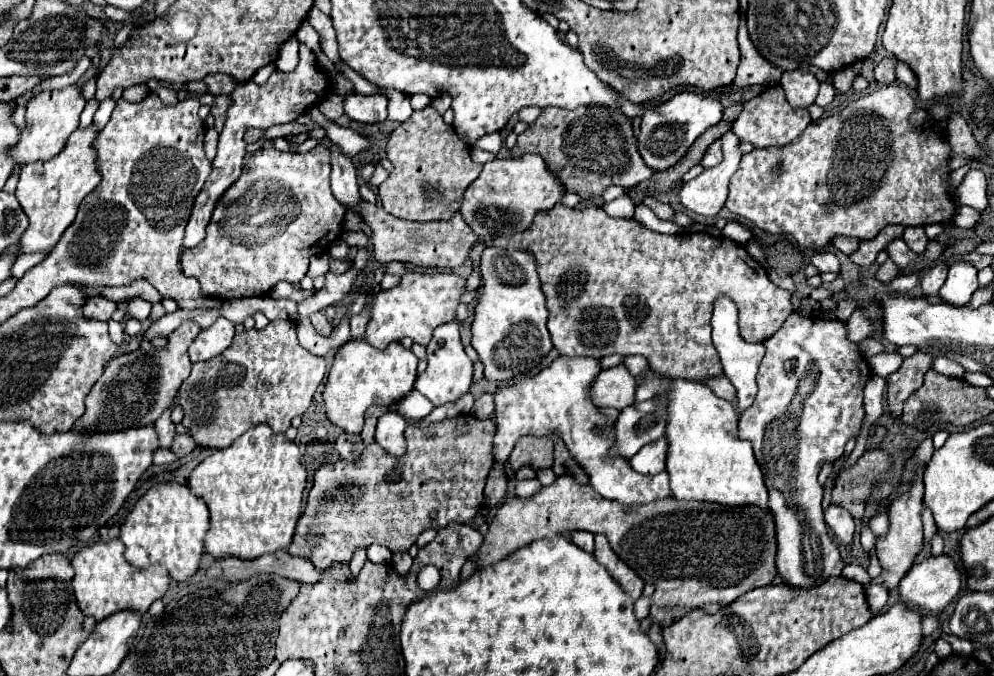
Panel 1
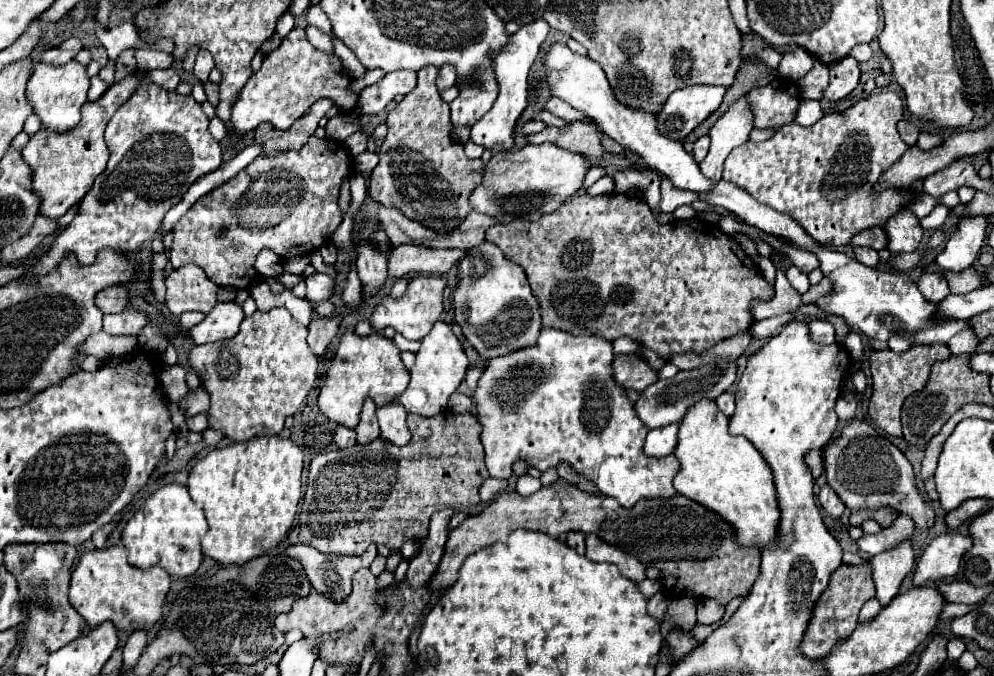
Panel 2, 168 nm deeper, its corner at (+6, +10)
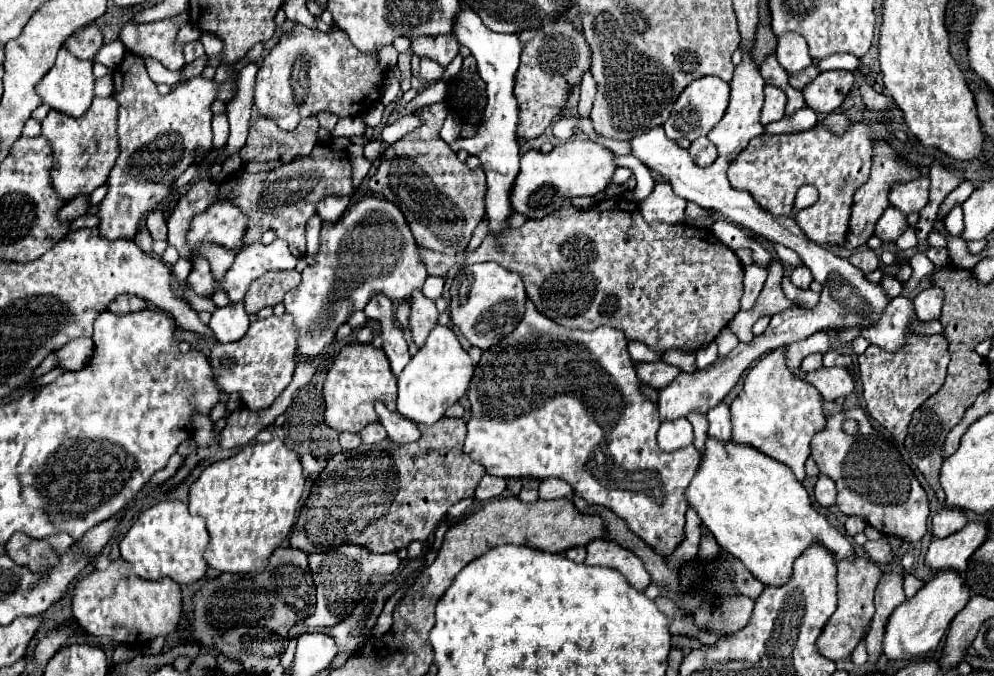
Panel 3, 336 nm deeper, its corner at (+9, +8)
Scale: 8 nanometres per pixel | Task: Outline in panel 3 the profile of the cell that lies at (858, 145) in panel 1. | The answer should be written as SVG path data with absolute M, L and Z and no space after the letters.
M853 123L843 137L833 135L823 127L813 127L799 133L785 135L757 135L749 141L745 151L739 153L737 163L729 167L729 181L737 191L747 191L767 213L791 217L797 189L811 183L819 191L815 205L801 209L793 215L807 239L819 245L837 245L845 241L853 205L853 193L867 183L871 169L871 135L887 137L887 123Z

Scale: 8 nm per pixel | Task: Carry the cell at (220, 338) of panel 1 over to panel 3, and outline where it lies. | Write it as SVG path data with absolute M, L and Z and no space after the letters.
M229 303L223 309L215 309L213 317L209 321L209 327L215 333L215 339L219 343L231 343L239 341L247 329L249 329L249 315L245 313L243 303Z

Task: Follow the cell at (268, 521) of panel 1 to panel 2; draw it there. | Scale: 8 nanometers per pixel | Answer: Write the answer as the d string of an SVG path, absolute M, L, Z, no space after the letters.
M280 435L238 441L212 449L200 459L192 467L186 487L190 497L202 505L210 525L208 535L202 537L204 555L220 565L244 565L280 545L294 523L302 497L302 465L300 447Z

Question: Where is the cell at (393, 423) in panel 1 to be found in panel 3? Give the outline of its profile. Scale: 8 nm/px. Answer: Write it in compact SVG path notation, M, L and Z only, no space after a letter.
M381 401L375 403L375 411L383 423L383 427L389 433L389 439L403 445L403 443L413 443L421 437L417 423L413 423L411 419L405 419L401 413L397 411L389 411Z

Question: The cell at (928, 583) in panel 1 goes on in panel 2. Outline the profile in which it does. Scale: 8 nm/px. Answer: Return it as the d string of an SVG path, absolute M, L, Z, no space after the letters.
M944 533L936 537L922 553L916 563L912 583L914 587L924 587L928 583L936 583L958 573L958 565L962 555L972 545L968 535L960 533Z

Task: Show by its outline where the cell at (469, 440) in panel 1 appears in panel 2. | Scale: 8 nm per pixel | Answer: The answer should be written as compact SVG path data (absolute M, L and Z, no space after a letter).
M452 411L438 413L436 417L408 415L408 427L412 431L412 439L404 447L396 447L392 443L376 439L370 445L354 445L352 449L338 449L332 453L318 455L310 463L302 511L298 515L298 523L288 535L288 541L292 545L308 543L322 553L336 555L364 553L370 543L384 543L392 549L388 557L388 571L394 571L402 561L400 547L412 537L426 537L432 513L448 507L454 511L476 507L480 503L478 489L482 481L490 477L484 465L484 449L480 445L478 415L456 415Z

